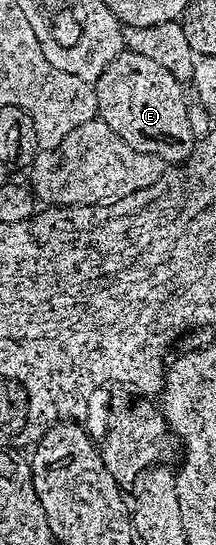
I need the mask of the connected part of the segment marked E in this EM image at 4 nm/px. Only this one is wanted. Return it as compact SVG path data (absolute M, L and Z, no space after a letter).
M130 51L119 54L93 83L99 112L97 117L138 152L155 155L168 166L178 167L195 150L197 136L191 130L184 86L169 71Z

